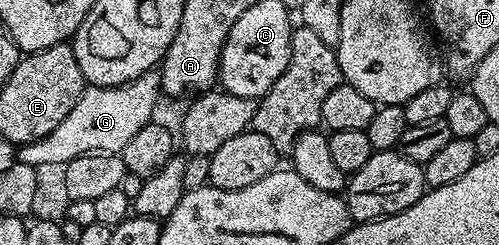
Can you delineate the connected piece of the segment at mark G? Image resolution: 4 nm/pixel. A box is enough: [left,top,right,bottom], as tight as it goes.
[17,71,161,170]

